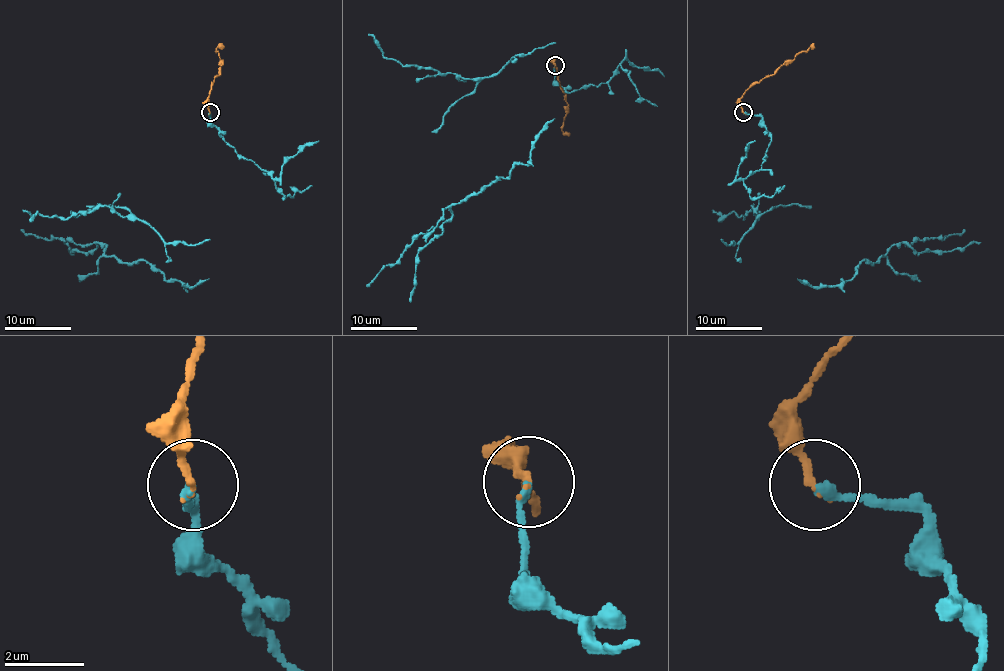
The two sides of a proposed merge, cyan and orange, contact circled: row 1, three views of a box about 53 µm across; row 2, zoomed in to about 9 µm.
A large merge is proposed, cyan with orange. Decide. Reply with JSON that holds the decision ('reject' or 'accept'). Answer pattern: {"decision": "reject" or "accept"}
{"decision": "accept"}

